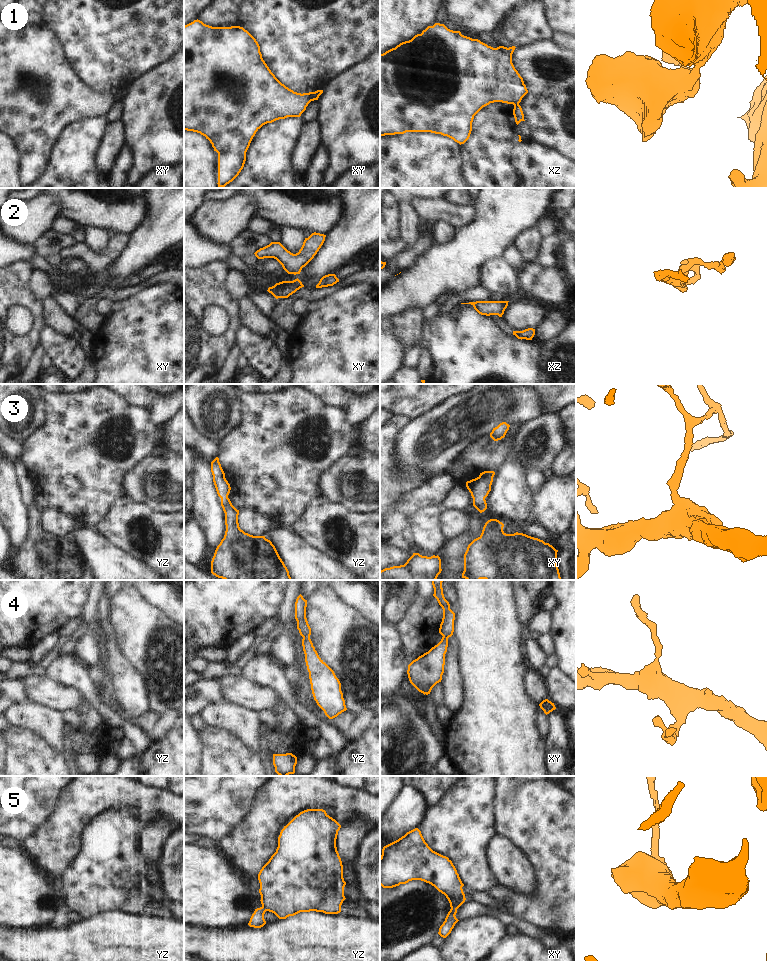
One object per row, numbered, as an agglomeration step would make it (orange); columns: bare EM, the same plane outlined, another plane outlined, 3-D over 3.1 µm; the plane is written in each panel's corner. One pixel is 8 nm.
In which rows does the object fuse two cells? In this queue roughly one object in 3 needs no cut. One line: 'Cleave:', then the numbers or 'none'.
Cleave: 1, 5

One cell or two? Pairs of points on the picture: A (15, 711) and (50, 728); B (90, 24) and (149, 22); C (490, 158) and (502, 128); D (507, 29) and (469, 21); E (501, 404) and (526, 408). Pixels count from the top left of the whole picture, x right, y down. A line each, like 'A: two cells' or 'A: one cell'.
A: one cell
B: one cell
C: one cell
D: two cells
E: one cell

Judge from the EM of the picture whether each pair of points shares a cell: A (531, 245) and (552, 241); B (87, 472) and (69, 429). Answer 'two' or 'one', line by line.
A: two
B: one

